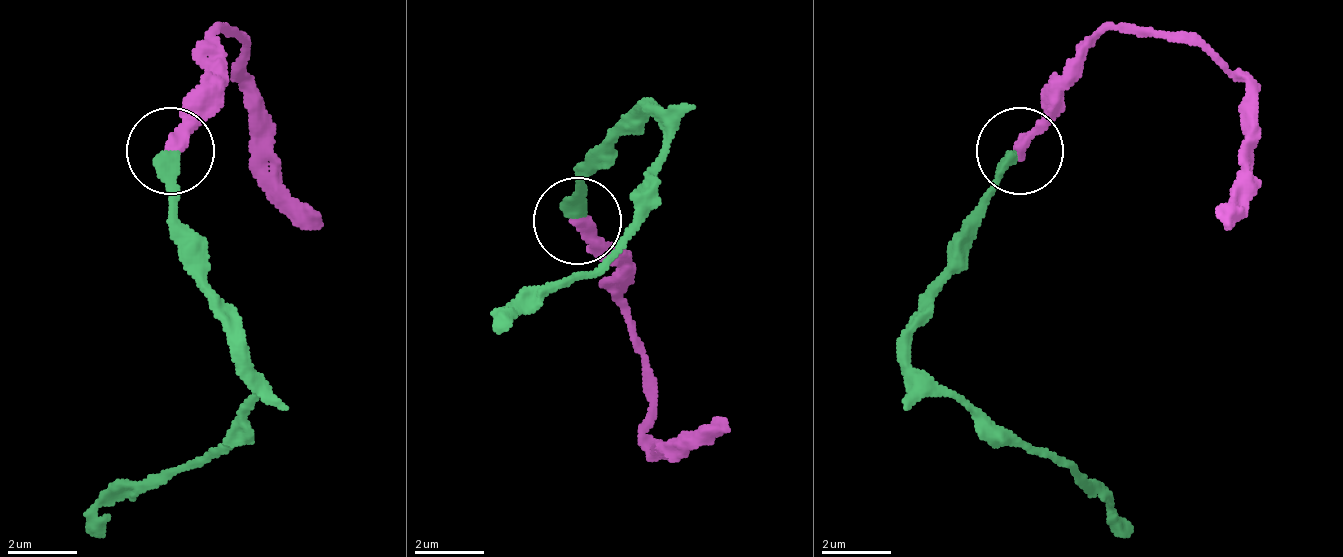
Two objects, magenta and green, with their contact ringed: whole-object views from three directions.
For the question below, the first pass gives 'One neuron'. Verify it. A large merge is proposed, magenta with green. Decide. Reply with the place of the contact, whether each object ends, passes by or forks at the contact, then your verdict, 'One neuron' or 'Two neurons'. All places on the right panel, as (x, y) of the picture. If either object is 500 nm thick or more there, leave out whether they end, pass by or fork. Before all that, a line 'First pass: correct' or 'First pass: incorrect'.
First pass: correct
Place: (1019, 150). At the ring magenta ends. At the ring green ends. One neuron

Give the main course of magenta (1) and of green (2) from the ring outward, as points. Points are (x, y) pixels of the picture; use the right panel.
1: (1022, 148), (1048, 87), (1109, 26), (1188, 34), (1249, 87), (1249, 166), (1223, 227)
2: (1013, 148), (960, 271), (908, 341), (917, 367), (1074, 472), (1083, 472), (1127, 533)

